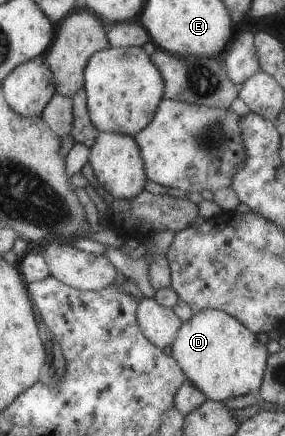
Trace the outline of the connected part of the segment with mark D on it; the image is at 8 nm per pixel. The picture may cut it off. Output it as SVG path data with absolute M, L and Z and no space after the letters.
M205 309L194 313L193 317L183 322L177 332L177 337L172 343L172 356L183 369L186 379L196 389L199 389L207 400L225 402L233 397L242 397L248 394L255 394L262 387L269 353L267 345L261 343L257 334L247 329L241 321L219 309Z

